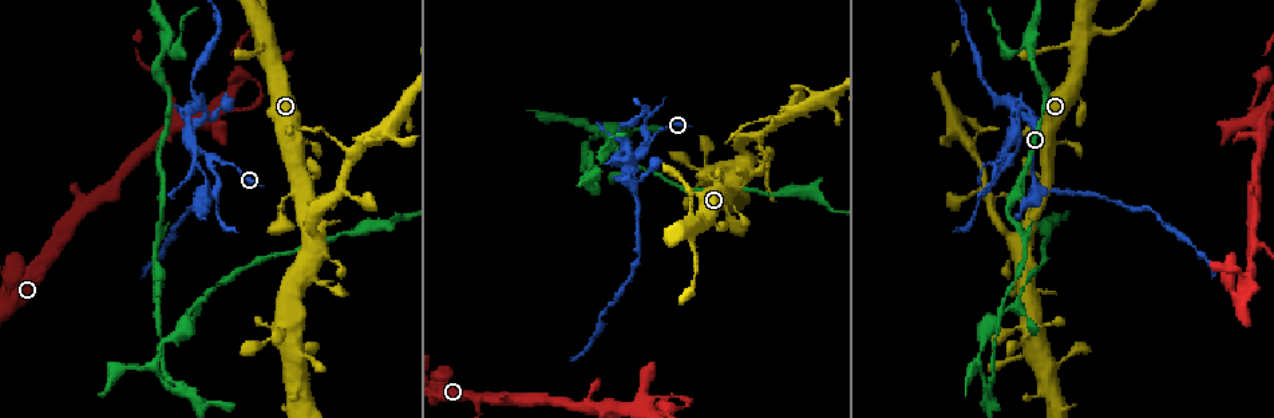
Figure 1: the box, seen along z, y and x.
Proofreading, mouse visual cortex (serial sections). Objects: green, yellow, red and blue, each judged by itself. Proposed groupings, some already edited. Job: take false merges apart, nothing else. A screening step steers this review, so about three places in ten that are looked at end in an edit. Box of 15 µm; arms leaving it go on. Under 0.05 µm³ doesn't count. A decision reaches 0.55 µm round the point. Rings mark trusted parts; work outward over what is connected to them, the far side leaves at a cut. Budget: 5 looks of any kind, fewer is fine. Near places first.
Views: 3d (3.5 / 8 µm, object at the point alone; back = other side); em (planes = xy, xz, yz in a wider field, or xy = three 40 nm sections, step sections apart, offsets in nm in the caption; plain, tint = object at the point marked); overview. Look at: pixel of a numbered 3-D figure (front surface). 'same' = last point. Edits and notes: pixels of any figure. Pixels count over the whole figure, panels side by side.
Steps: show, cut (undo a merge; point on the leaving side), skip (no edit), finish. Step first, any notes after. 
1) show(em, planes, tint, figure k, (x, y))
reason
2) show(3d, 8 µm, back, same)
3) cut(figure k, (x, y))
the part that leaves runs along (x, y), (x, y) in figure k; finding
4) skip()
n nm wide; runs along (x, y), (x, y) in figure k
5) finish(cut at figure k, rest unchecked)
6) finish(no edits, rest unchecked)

show(3d, 3.5 µm, figure 1, (1020, 144))
abrupt turn

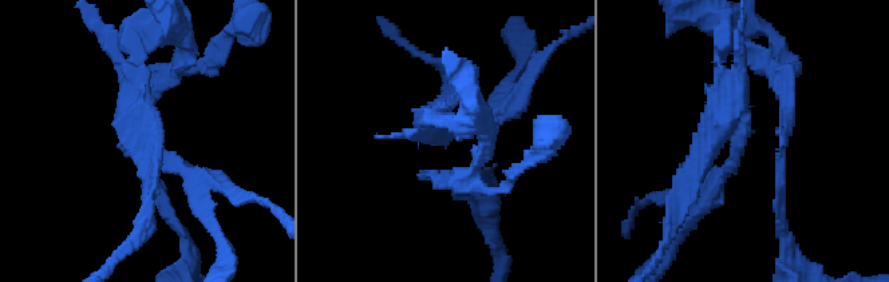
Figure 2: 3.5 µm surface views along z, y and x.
skip()
runs along (212, 183), (142, 138), (134, 56) in figure 2; all the same cell

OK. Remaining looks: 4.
show(3d, 3.5 µm, figure 1, (1014, 286))
sharp bend

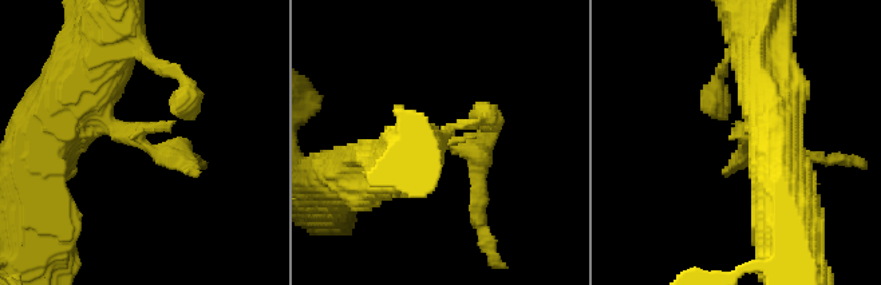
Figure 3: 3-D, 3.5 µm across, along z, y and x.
show(em, xy, step 5, tint, figure 3, (745, 149))

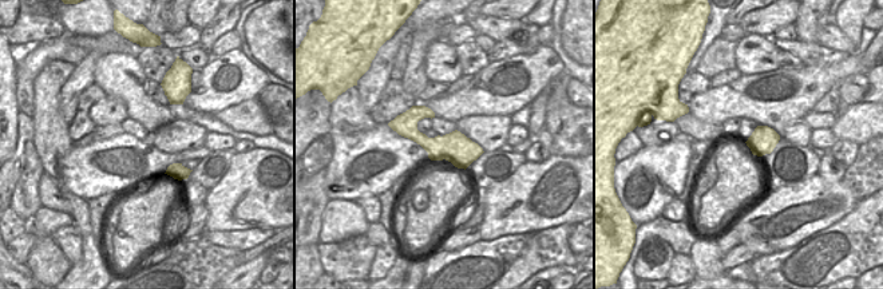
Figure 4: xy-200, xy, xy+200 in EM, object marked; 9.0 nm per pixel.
show(em, xy, step 3, tint, same)
another direction

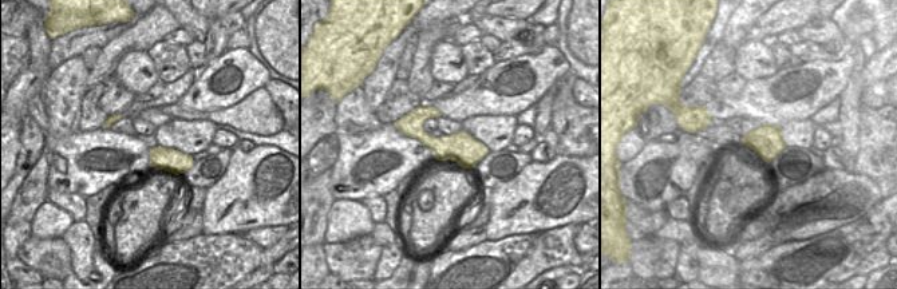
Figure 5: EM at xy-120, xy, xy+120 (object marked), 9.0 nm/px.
cut(figure 3, (196, 159))
the part that leaves runs along (150, 150), (180, 146), (192, 158) in figure 3; two cells meet here

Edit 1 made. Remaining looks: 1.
finish(cut at figure 3, rest unchecked)

